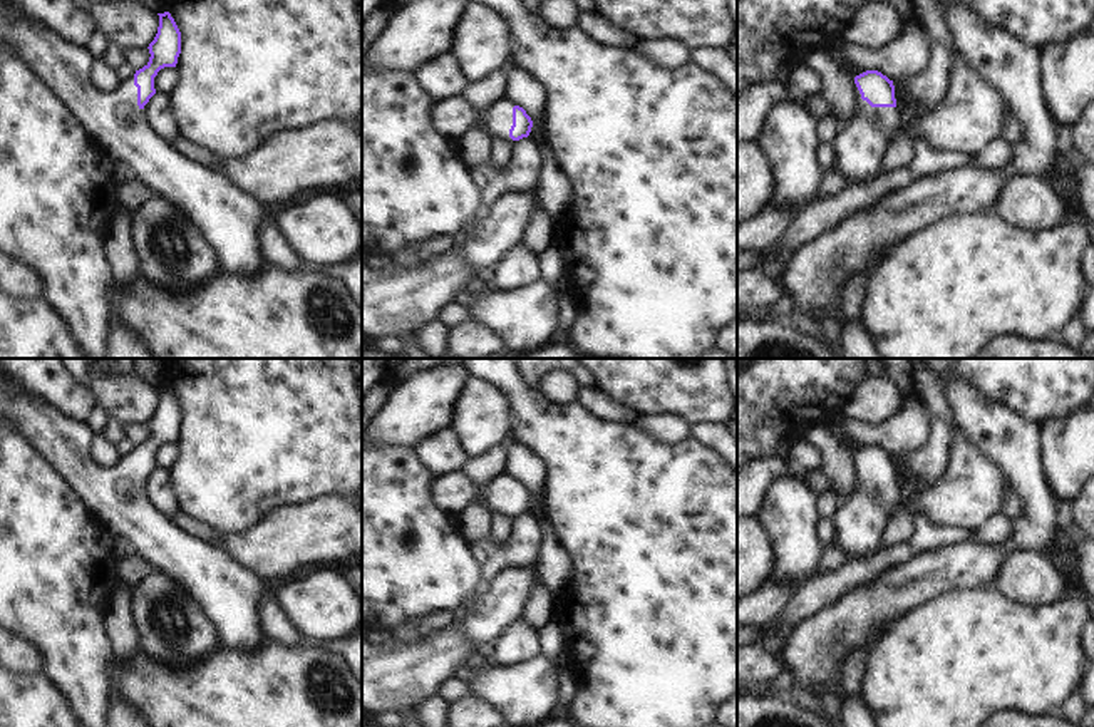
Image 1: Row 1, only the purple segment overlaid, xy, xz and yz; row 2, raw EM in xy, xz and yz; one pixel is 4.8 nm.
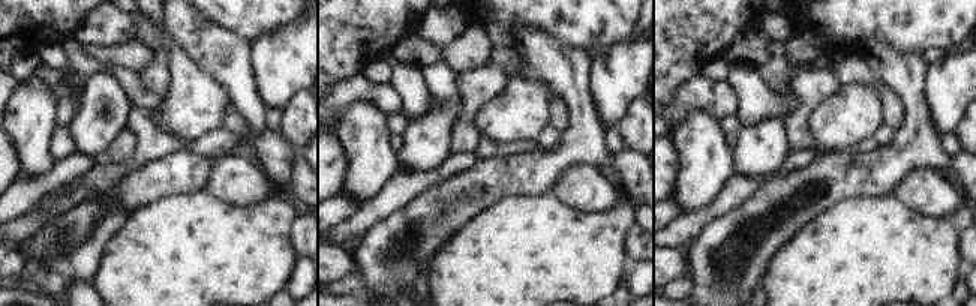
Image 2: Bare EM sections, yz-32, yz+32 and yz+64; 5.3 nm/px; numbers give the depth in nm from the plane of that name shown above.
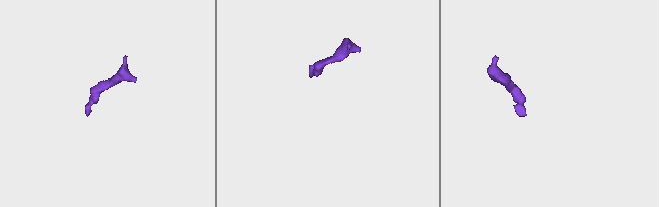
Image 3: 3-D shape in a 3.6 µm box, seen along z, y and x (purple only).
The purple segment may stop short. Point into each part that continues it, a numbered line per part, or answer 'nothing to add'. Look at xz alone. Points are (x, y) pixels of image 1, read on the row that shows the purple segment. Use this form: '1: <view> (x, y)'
1: xz (451, 118)

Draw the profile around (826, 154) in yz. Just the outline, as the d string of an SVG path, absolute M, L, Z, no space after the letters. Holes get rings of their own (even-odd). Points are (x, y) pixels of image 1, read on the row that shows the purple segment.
M819 142L818 164L824 173L831 173L836 161L836 151L833 144Z

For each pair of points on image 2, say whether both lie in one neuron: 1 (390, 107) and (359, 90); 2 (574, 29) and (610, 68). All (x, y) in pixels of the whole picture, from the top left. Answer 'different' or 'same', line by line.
1: same
2: different

